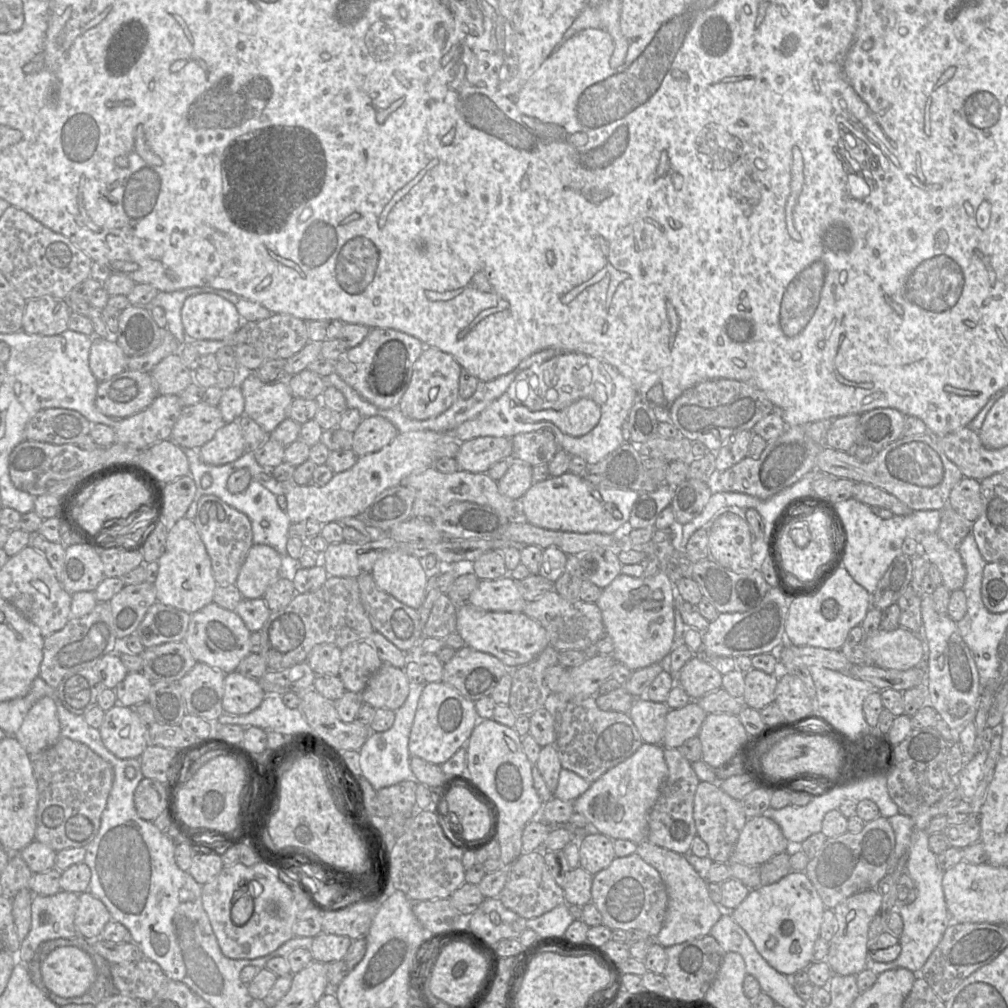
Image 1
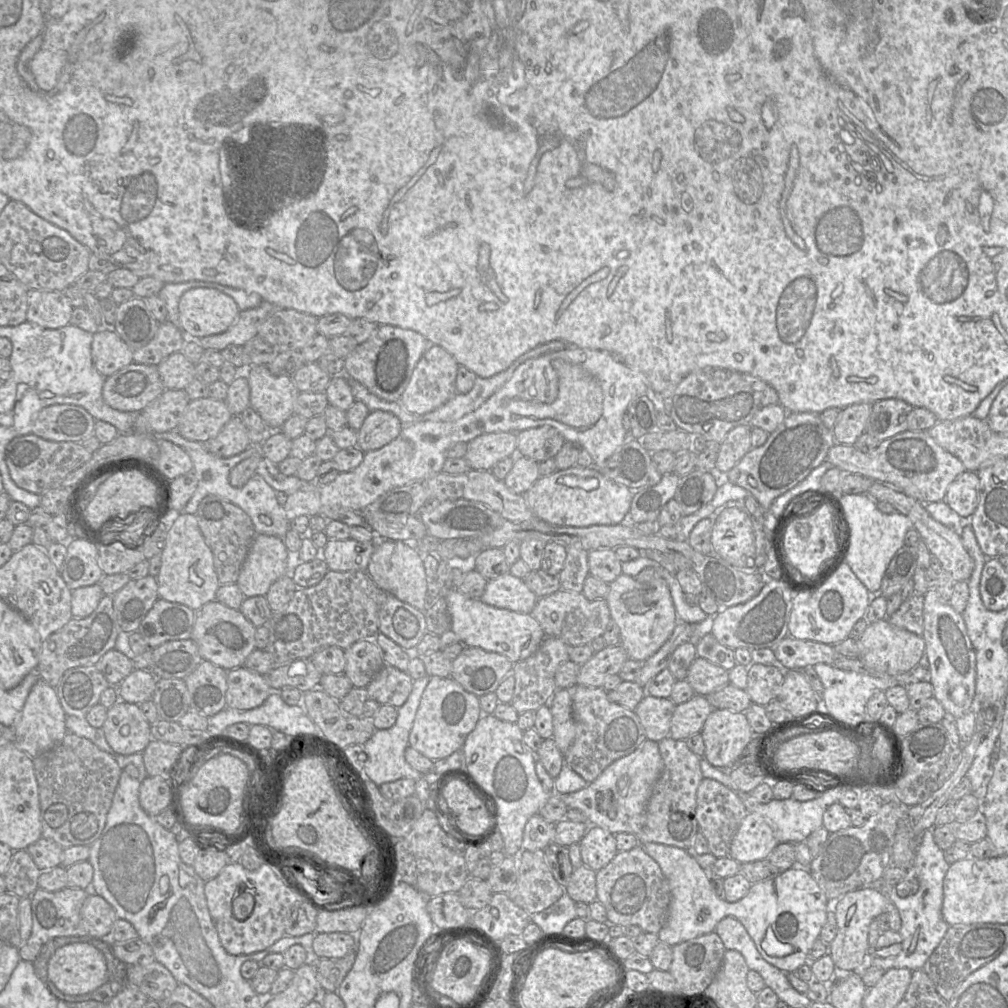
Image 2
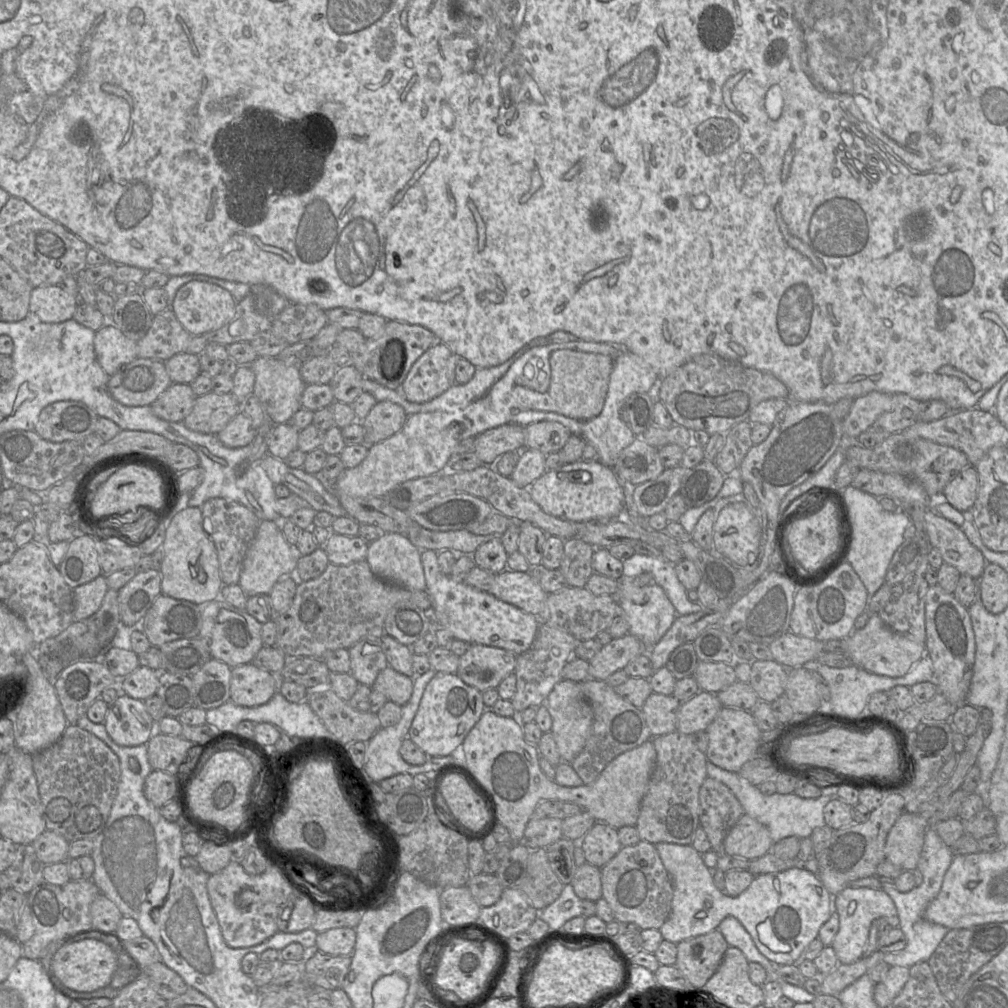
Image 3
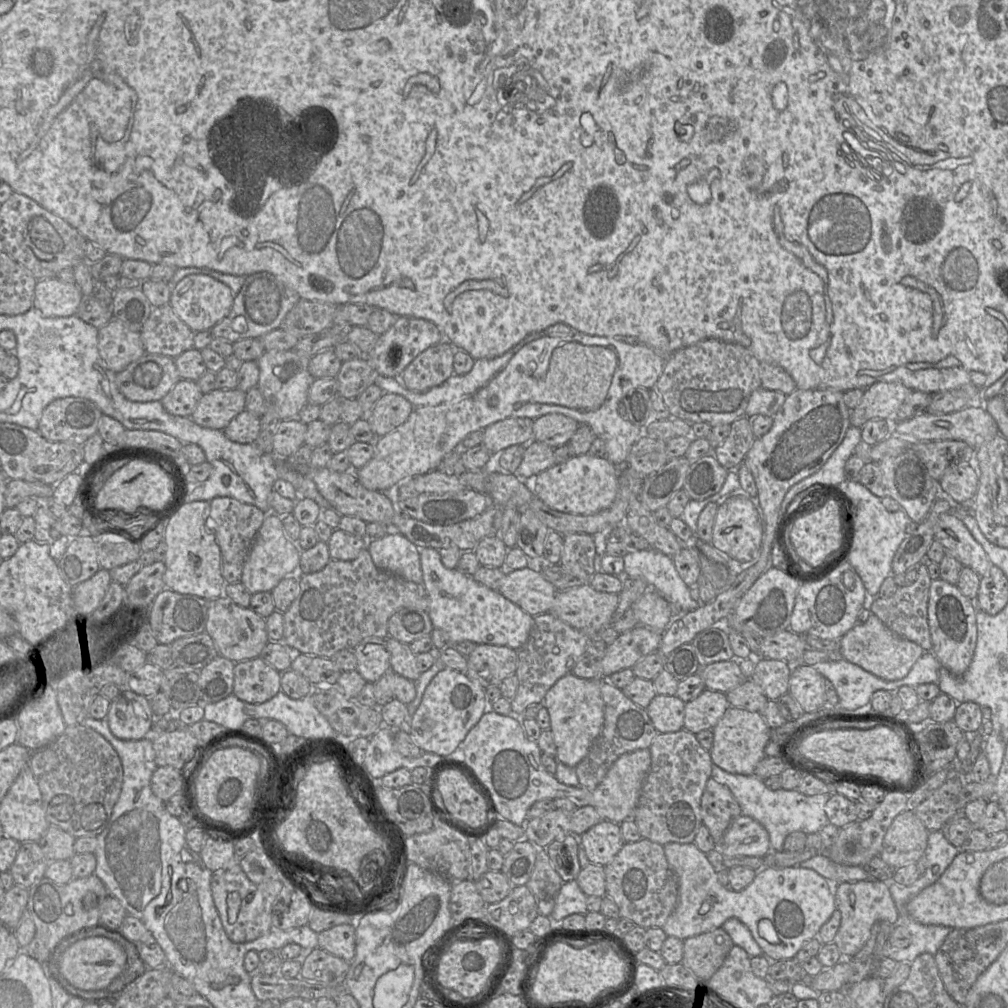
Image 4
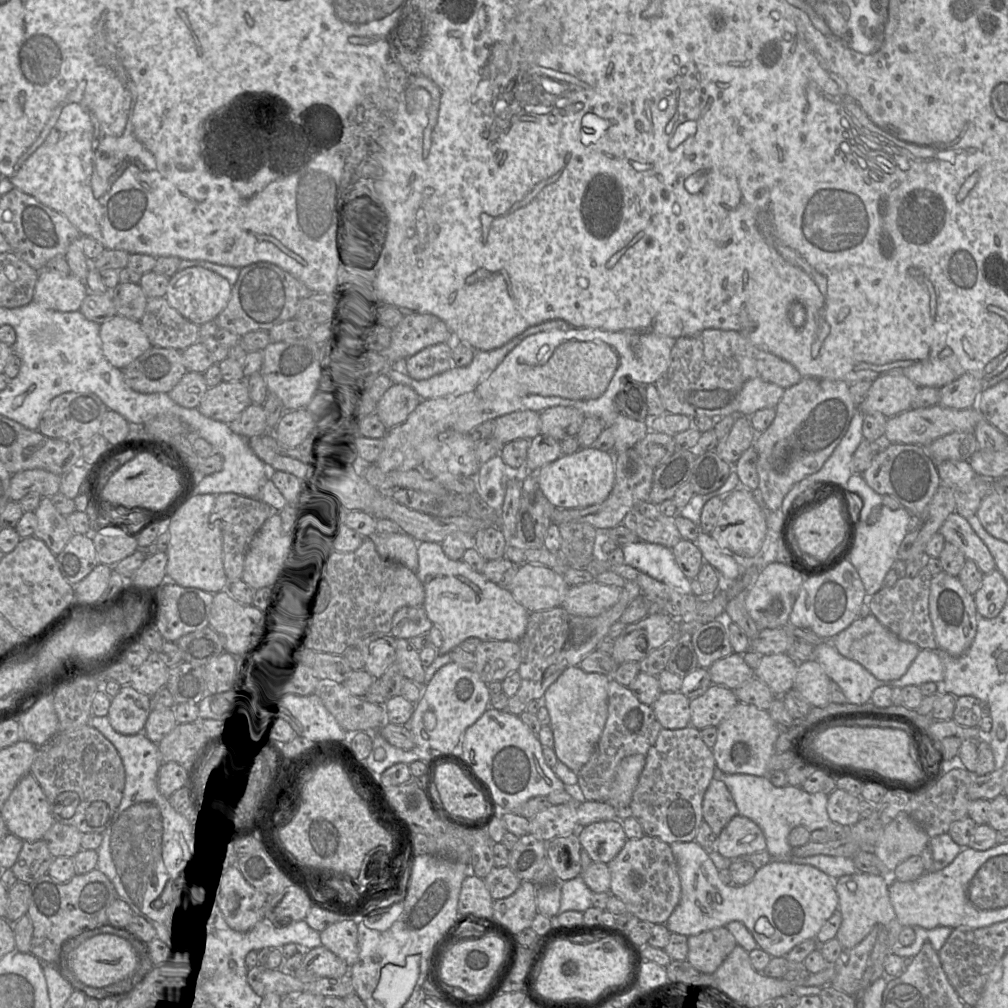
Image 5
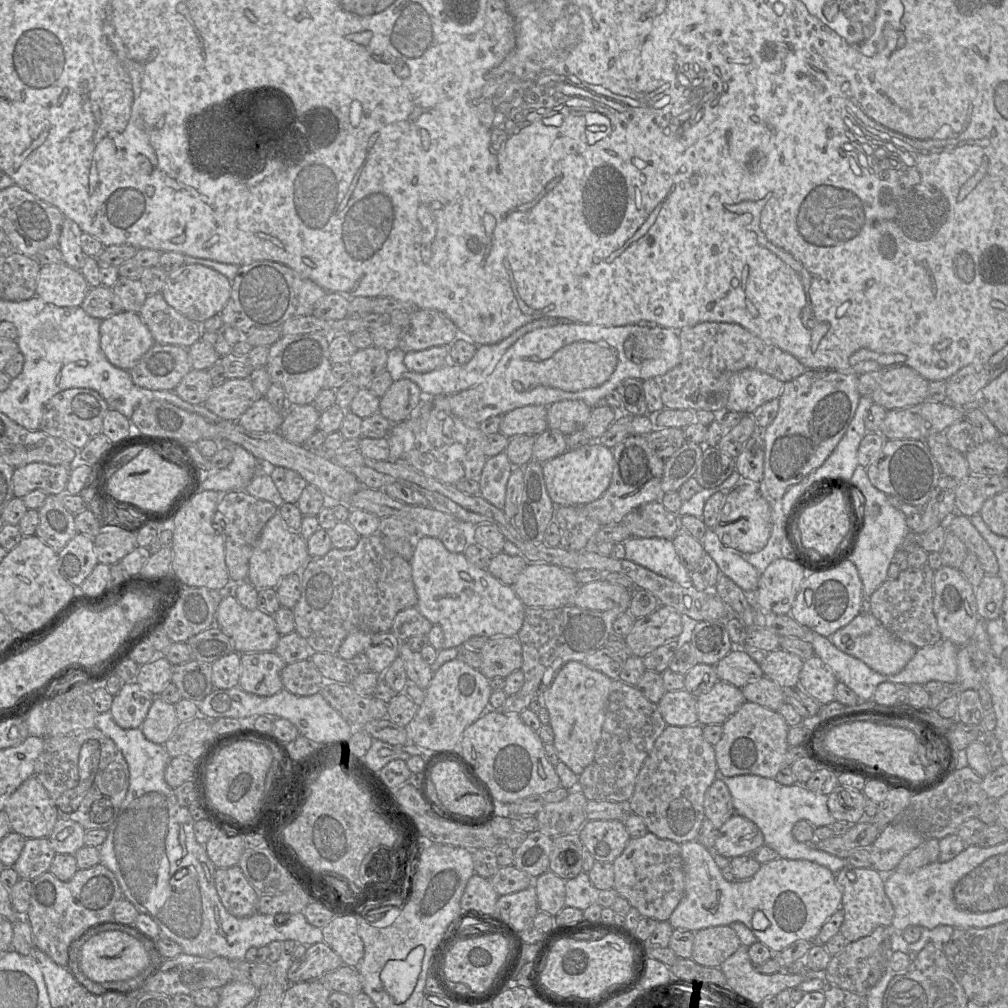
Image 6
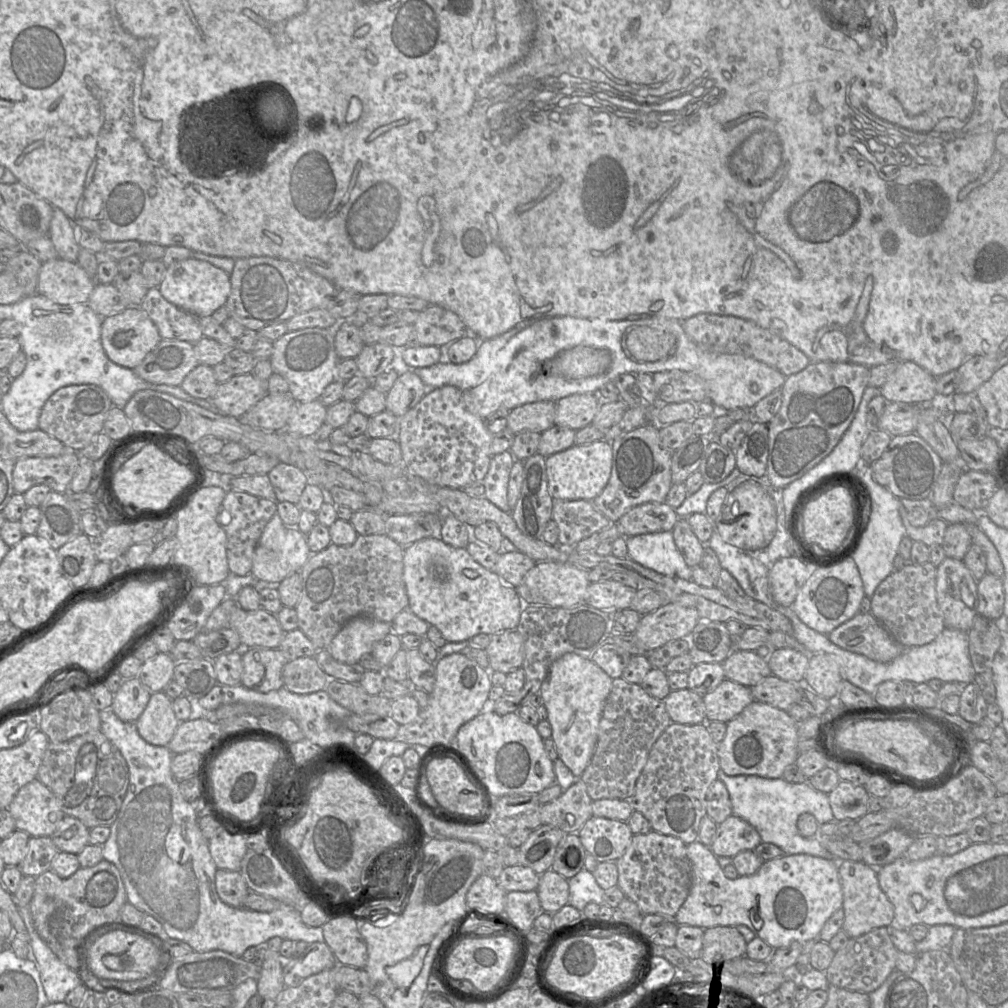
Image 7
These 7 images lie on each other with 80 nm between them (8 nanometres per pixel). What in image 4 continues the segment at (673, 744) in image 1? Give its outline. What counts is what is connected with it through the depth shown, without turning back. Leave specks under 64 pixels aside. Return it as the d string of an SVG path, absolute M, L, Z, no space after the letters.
M705 689L696 698L685 703L683 729L693 734L712 729L729 707L726 693Z

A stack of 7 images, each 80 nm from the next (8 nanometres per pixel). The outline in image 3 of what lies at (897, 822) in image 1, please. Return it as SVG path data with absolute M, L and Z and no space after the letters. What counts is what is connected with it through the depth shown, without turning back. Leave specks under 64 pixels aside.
M928 827L924 836L924 845L917 868L923 875L923 881L908 892L900 892L892 883L883 883L883 890L890 896L896 906L899 917L899 928L907 938L904 949L885 953L883 961L890 966L911 967L922 961L928 961L944 936L950 930L941 924L929 922L924 918L924 911L940 892L944 875L952 863L954 856L951 849L941 840L933 827Z

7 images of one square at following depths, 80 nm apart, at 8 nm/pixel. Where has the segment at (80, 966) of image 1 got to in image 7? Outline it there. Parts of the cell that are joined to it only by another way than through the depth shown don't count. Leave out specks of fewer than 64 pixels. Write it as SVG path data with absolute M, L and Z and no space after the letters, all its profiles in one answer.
M114 930L100 936L89 946L85 966L87 972L100 981L133 981L145 978L157 961L158 950L154 943L138 934Z

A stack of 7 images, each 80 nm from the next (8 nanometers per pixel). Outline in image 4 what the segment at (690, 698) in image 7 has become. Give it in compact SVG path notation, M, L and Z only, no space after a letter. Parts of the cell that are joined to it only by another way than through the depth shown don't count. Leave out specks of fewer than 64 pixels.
M657 694L651 700L646 712L658 733L683 729L685 703L677 695Z

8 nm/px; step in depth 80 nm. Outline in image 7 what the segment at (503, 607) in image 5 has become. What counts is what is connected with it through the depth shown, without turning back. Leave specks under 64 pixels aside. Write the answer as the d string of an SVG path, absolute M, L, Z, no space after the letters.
M423 538L403 547L403 580L408 609L435 626L447 642L469 641L478 634L494 635L517 628L525 604L516 588L505 584L495 572L477 563L466 548L452 547L441 538Z

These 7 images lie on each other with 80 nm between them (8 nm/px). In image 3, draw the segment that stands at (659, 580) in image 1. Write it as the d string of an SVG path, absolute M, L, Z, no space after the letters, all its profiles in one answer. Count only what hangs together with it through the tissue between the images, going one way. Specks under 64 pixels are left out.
M622 575L618 580L615 598L620 613L629 624L629 634L637 637L648 649L655 645L669 630L677 617L677 613L662 587L655 583L637 587L632 583L632 580L633 578Z

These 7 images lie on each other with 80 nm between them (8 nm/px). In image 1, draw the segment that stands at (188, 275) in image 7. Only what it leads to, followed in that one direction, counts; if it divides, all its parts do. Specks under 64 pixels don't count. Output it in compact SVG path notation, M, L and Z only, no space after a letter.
M214 293L186 298L181 320L188 340L223 340L243 323L234 304Z

